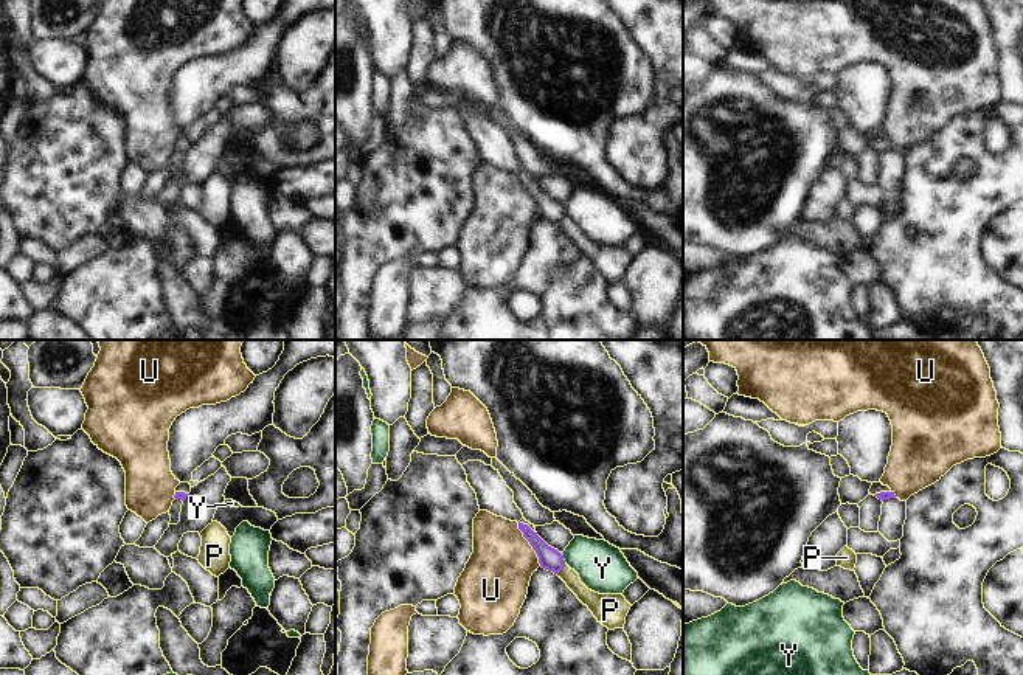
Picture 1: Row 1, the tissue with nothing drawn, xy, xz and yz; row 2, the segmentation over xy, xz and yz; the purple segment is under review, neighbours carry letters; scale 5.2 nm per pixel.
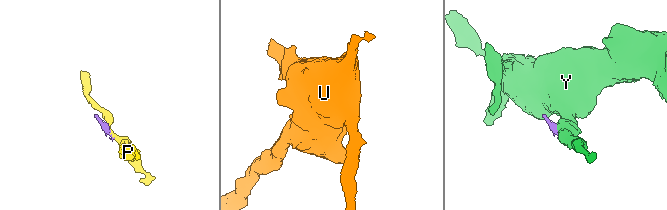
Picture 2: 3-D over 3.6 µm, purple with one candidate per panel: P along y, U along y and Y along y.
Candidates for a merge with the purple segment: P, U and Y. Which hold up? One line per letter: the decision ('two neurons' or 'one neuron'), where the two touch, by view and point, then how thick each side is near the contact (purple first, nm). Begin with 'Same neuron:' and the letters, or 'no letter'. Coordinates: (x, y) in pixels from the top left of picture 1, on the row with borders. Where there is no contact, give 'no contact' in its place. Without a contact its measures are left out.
Same neuron: no letter
P: two neurons; meets purple in xz at (561, 568); 120 nm thick on the purple side, 90 nm on the other
U: two neurons; meets purple in xz at (530, 543); 120 nm thick on the purple side, 340 nm on the other
Y: two neurons; meets purple in xz at (562, 559); 120 nm thick on the purple side, 260 nm on the other

